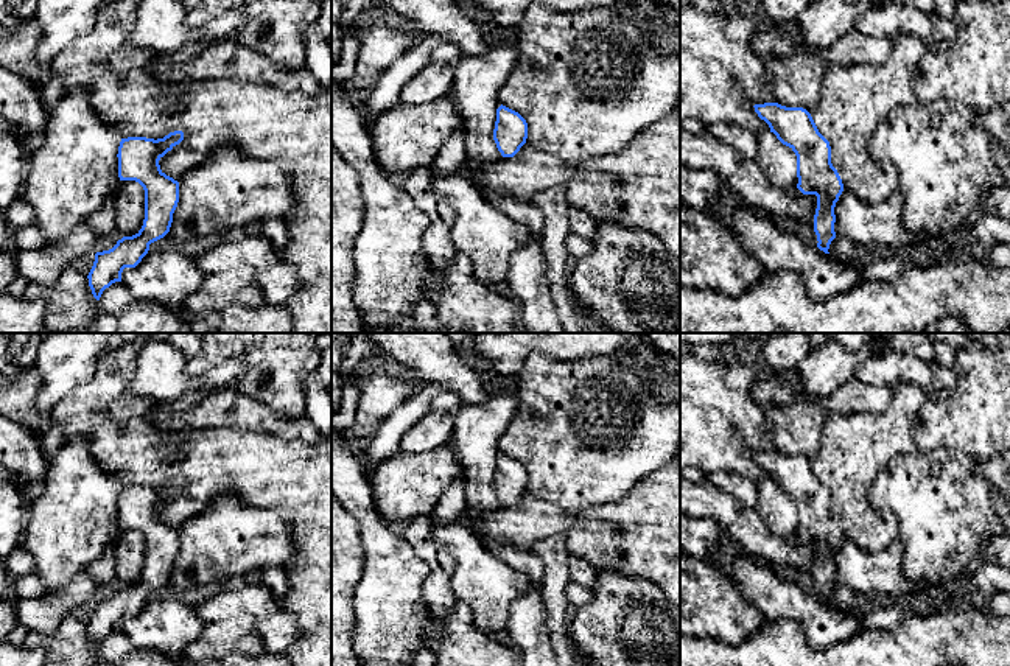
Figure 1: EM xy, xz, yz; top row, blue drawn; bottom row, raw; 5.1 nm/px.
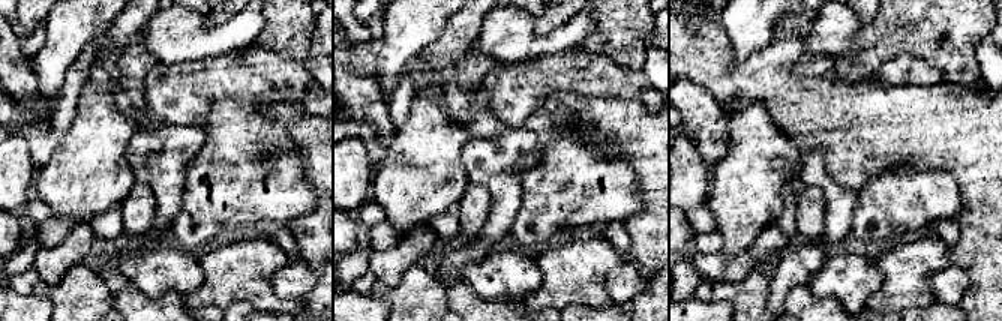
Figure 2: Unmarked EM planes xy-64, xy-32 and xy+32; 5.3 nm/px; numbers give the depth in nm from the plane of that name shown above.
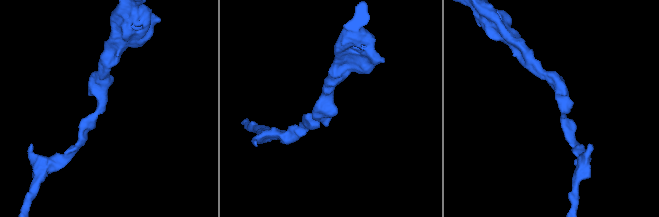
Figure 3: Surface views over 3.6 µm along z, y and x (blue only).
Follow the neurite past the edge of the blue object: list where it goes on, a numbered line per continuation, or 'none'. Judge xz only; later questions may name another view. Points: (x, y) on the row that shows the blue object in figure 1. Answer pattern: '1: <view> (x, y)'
none

